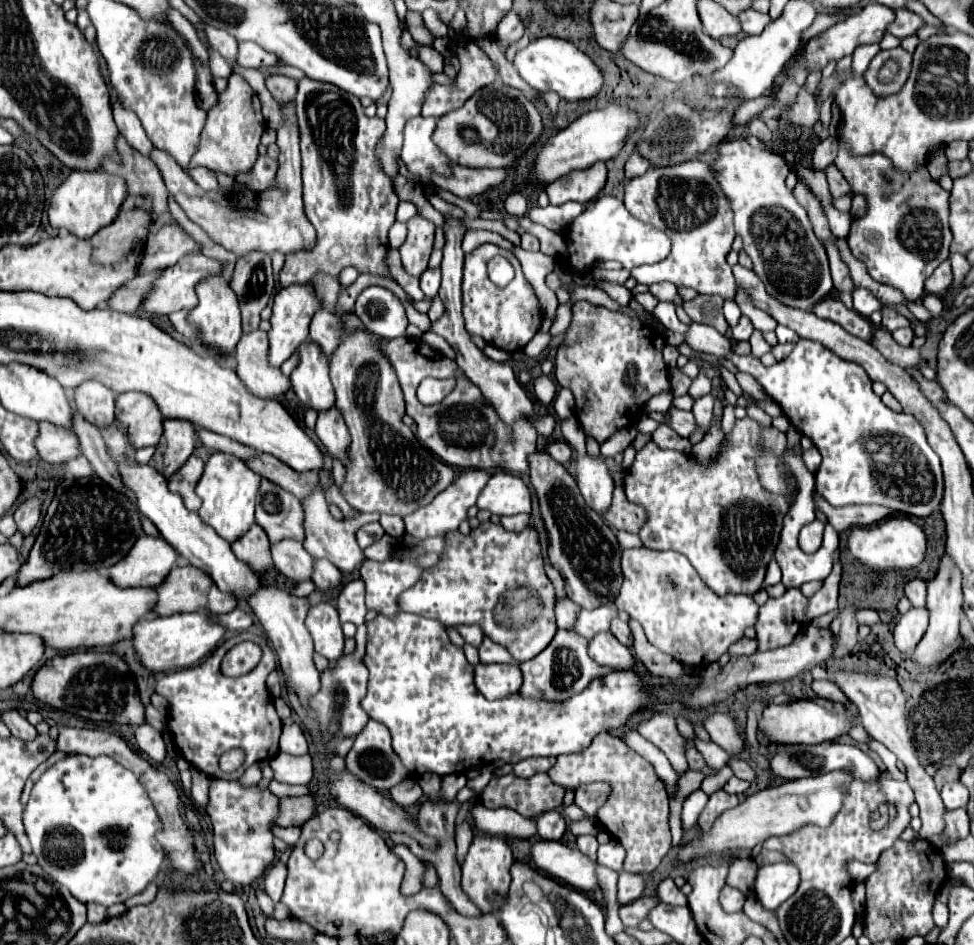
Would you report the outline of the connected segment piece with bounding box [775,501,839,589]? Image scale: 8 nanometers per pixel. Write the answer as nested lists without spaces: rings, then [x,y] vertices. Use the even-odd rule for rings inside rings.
[[[797,501],[785,515],[781,541],[775,553],[775,559],[783,571],[781,581],[787,589],[799,587],[805,581],[823,581],[833,569],[833,557],[839,547],[837,531],[829,529],[827,525],[823,533],[823,545],[819,547],[819,551],[811,555],[803,553],[797,545],[797,531],[793,531],[793,509],[797,509]]]

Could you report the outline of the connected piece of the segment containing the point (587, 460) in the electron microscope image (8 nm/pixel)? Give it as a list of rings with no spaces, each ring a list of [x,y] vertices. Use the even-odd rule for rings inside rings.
[[[583,455],[577,457],[577,483],[581,495],[585,497],[587,505],[597,513],[603,513],[609,507],[611,493],[613,493],[613,479],[605,465],[605,457],[591,457]]]

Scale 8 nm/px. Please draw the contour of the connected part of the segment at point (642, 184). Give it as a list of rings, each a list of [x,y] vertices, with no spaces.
[[[683,161],[679,165],[669,167],[651,167],[647,173],[633,177],[625,185],[625,207],[641,221],[649,221],[669,233],[673,247],[665,261],[653,263],[653,265],[641,265],[631,271],[631,277],[637,279],[637,283],[659,283],[659,281],[671,281],[677,287],[691,287],[703,295],[721,295],[723,299],[733,299],[735,293],[735,279],[731,273],[731,267],[727,265],[725,257],[731,251],[733,243],[733,225],[729,221],[729,205],[725,201],[725,195],[717,185],[713,185],[713,177],[709,177],[707,163],[701,161]]]

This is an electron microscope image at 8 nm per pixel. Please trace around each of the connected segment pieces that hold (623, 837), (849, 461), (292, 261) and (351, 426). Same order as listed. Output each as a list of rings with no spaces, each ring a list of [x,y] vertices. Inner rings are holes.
[[[603,731],[587,749],[559,755],[555,767],[549,769],[549,777],[553,783],[563,787],[587,785],[595,781],[603,781],[611,787],[611,795],[607,797],[605,805],[597,809],[597,821],[625,847],[627,859],[623,863],[624,869],[635,874],[649,874],[659,867],[663,857],[667,857],[672,842],[667,791],[653,765],[629,749],[617,735]]]
[[[689,323],[687,325],[687,333],[685,333],[685,343],[699,353],[709,353],[715,355],[719,359],[729,359],[737,365],[739,371],[745,371],[749,375],[753,375],[763,389],[775,399],[775,403],[779,403],[779,407],[783,409],[783,413],[789,417],[789,421],[793,423],[793,427],[797,427],[799,433],[811,437],[811,441],[815,443],[815,447],[819,449],[823,463],[815,473],[815,489],[833,505],[833,507],[843,507],[843,505],[883,505],[895,511],[903,511],[907,515],[913,517],[929,517],[931,513],[941,509],[941,501],[943,501],[943,471],[941,471],[941,461],[937,457],[937,453],[931,449],[931,445],[927,443],[925,431],[921,429],[919,421],[913,415],[907,413],[895,413],[891,411],[887,405],[883,405],[881,397],[877,397],[871,389],[871,381],[865,373],[865,369],[861,369],[857,363],[849,363],[843,361],[841,357],[837,357],[833,351],[825,349],[819,343],[813,343],[809,339],[799,339],[795,349],[791,351],[791,355],[779,363],[775,363],[773,367],[763,367],[763,363],[759,359],[753,359],[751,355],[747,357],[733,357],[731,351],[731,343],[725,335],[721,335],[719,331],[715,331],[709,325],[703,323]],[[893,435],[905,439],[909,445],[913,445],[919,453],[919,467],[925,473],[925,491],[911,491],[911,497],[907,501],[903,501],[901,497],[893,495]]]
[[[307,77],[299,81],[295,97],[295,113],[301,131],[303,203],[305,203],[305,215],[317,229],[317,249],[313,249],[313,253],[295,253],[293,257],[285,257],[285,265],[279,273],[281,285],[289,287],[293,283],[307,283],[309,277],[313,277],[313,269],[317,269],[317,265],[337,275],[341,273],[343,267],[353,265],[361,273],[375,273],[387,277],[387,269],[383,265],[387,253],[387,231],[395,221],[395,209],[399,199],[393,193],[391,179],[385,173],[381,173],[375,153],[377,143],[385,133],[385,121],[379,117],[369,119],[363,113],[361,101],[355,95],[339,89],[337,85],[313,81]]]
[[[365,329],[353,333],[341,331],[339,347],[331,355],[331,383],[337,397],[335,405],[339,407],[351,435],[347,447],[349,461],[345,463],[347,475],[341,485],[341,495],[361,513],[379,511],[405,517],[417,507],[431,503],[435,495],[447,489],[453,483],[455,473],[449,465],[439,461],[435,453],[429,453],[429,449],[421,445],[411,427],[403,425],[403,391],[387,353],[381,349],[381,341],[387,339]]]

